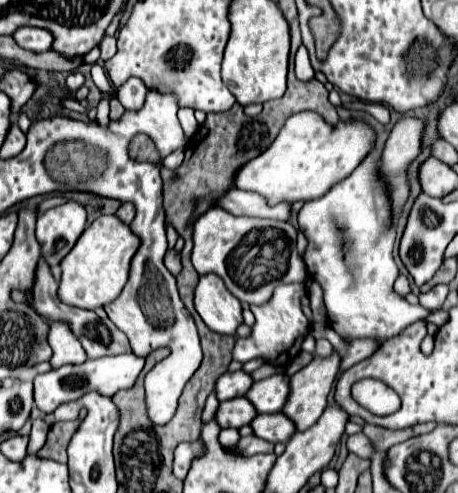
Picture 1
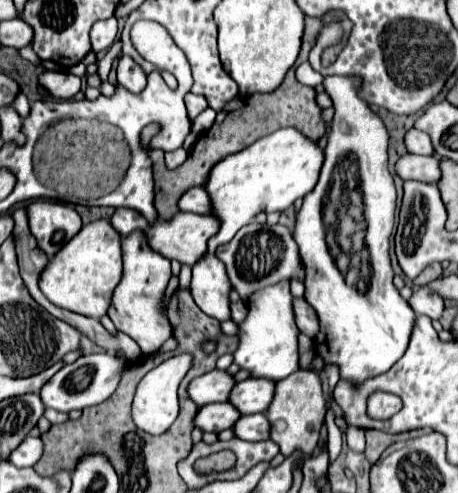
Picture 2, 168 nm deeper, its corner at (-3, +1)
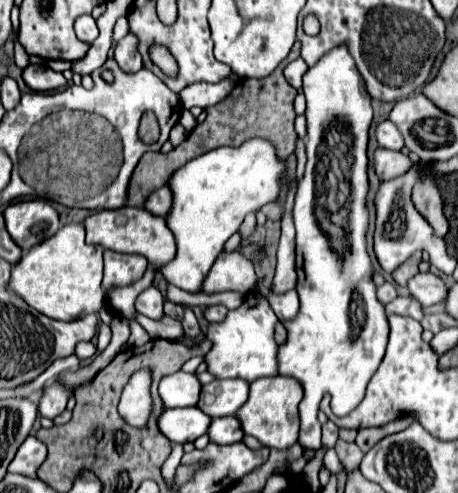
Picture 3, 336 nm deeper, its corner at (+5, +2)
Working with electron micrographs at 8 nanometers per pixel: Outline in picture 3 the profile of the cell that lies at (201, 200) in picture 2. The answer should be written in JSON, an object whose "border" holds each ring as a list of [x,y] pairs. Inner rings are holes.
{"border":[[[160,187],[156,193],[152,193],[152,197],[148,199],[148,205],[144,205],[150,213],[156,213],[156,215],[162,215],[166,217],[172,209],[172,191],[170,187]]]}

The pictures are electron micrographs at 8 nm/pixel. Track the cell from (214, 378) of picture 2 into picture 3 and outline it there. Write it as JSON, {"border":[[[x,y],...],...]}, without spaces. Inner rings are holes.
{"border":[[[172,373],[160,381],[158,387],[166,407],[192,407],[200,401],[202,383],[196,373]]]}

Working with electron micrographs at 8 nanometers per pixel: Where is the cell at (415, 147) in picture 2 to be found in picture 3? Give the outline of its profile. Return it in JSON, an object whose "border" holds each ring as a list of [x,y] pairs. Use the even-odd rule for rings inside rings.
{"border":[[[382,121],[376,129],[376,139],[378,139],[378,145],[384,147],[384,149],[394,149],[394,151],[400,151],[404,147],[404,139],[402,139],[402,133],[398,131],[398,127],[392,123],[392,121]]]}

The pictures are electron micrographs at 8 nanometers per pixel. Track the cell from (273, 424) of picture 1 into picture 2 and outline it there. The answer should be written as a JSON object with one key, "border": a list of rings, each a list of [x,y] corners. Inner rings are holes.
{"border":[[[252,414],[248,418],[240,416],[234,424],[234,436],[246,442],[258,442],[270,438],[270,424],[264,418],[264,414]]]}

